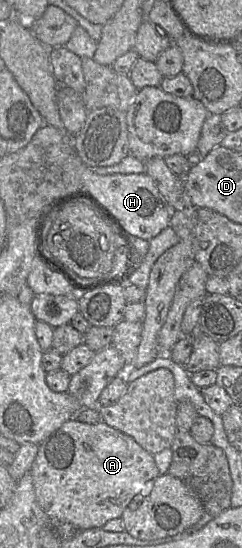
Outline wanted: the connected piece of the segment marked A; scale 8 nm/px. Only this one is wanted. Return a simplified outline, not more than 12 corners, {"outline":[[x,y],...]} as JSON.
{"outline":[[102,420],[39,444],[31,475],[51,520],[120,518],[160,473]]}

